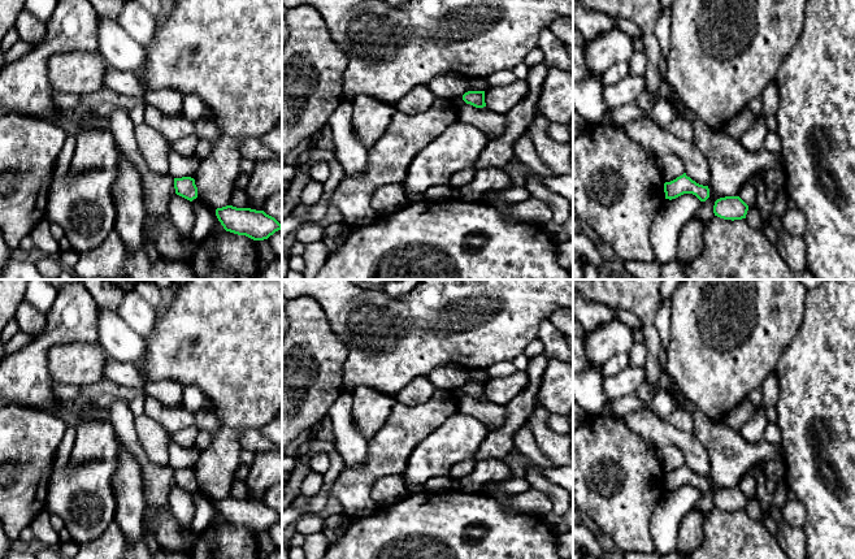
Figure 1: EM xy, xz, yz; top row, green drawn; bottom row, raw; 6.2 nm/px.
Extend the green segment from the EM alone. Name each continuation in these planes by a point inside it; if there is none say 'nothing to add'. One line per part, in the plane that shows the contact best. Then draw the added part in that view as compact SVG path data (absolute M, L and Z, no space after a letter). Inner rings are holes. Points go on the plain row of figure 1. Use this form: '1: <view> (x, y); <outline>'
nothing to add

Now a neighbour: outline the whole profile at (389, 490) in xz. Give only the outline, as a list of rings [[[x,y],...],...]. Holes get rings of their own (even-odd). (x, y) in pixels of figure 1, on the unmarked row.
[[[400,476],[382,477],[376,481],[370,490],[370,497],[381,507],[391,506],[409,495],[407,484]]]

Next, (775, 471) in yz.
[[[768,459],[764,462],[764,473],[768,481],[781,481],[786,478],[786,465],[782,460]]]

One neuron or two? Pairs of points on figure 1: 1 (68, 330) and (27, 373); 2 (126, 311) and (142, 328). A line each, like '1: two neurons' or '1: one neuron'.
1: one neuron
2: one neuron

